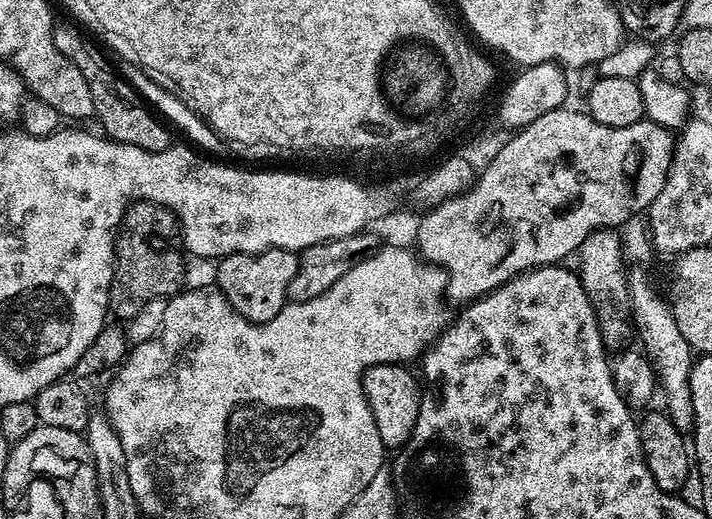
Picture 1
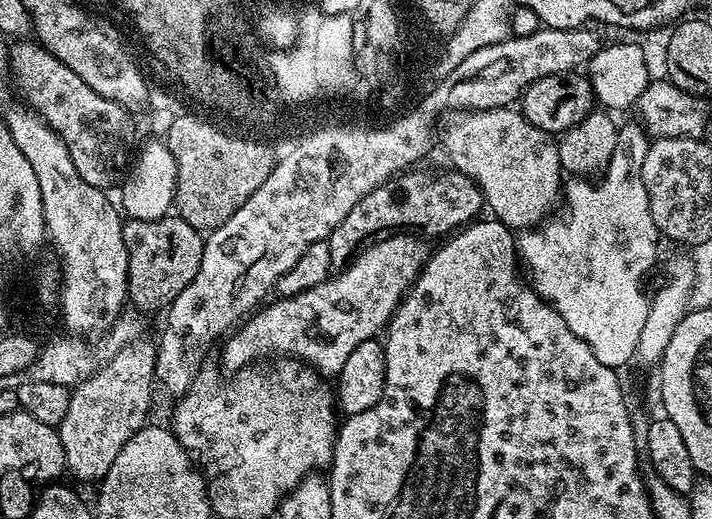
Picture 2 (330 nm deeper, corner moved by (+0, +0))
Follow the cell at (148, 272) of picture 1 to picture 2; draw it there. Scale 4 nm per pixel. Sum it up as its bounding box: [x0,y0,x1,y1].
[123,215,204,312]

